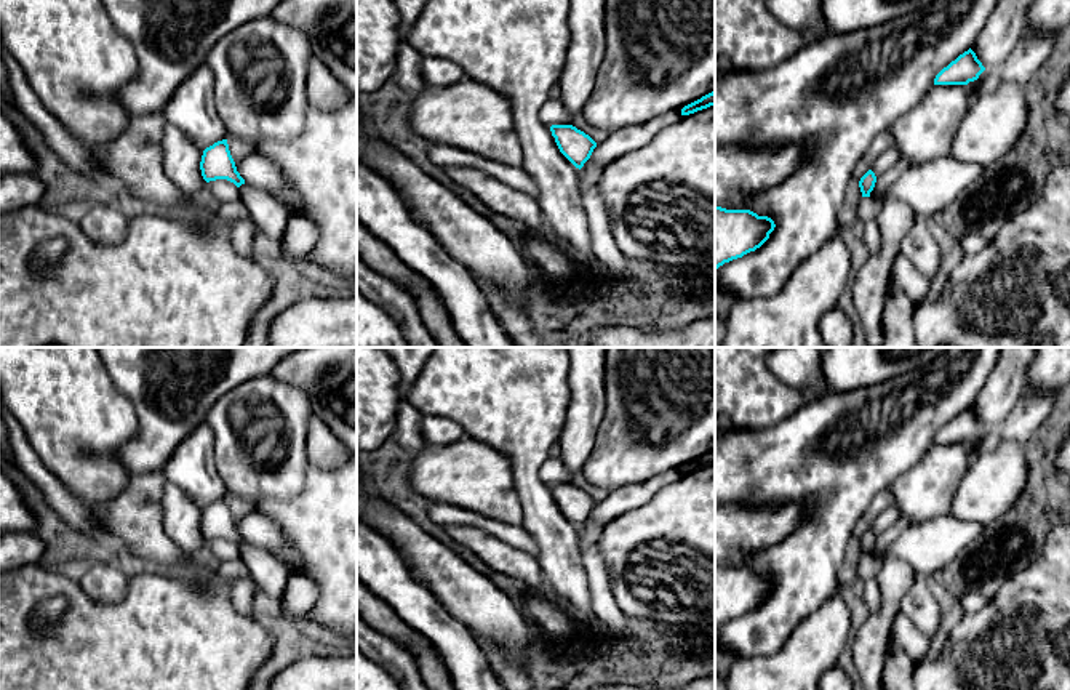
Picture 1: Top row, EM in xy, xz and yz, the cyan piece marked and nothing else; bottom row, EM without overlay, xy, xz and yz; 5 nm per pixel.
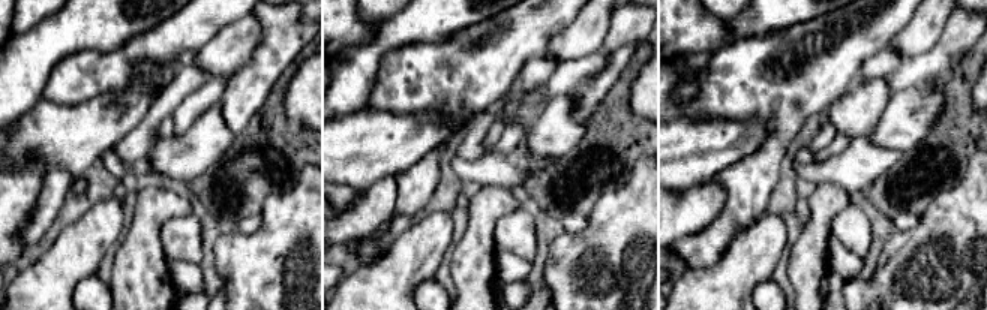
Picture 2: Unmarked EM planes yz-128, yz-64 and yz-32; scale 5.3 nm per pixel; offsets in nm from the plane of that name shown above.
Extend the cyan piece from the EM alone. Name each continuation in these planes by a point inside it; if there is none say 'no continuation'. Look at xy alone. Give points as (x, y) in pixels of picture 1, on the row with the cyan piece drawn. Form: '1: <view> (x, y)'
no continuation

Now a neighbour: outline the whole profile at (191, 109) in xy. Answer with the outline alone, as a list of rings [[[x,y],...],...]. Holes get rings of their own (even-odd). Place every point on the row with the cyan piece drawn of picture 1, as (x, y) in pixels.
[[[205,62],[173,93],[163,114],[166,122],[179,128],[200,150],[227,138],[216,112],[213,83],[213,72]]]

